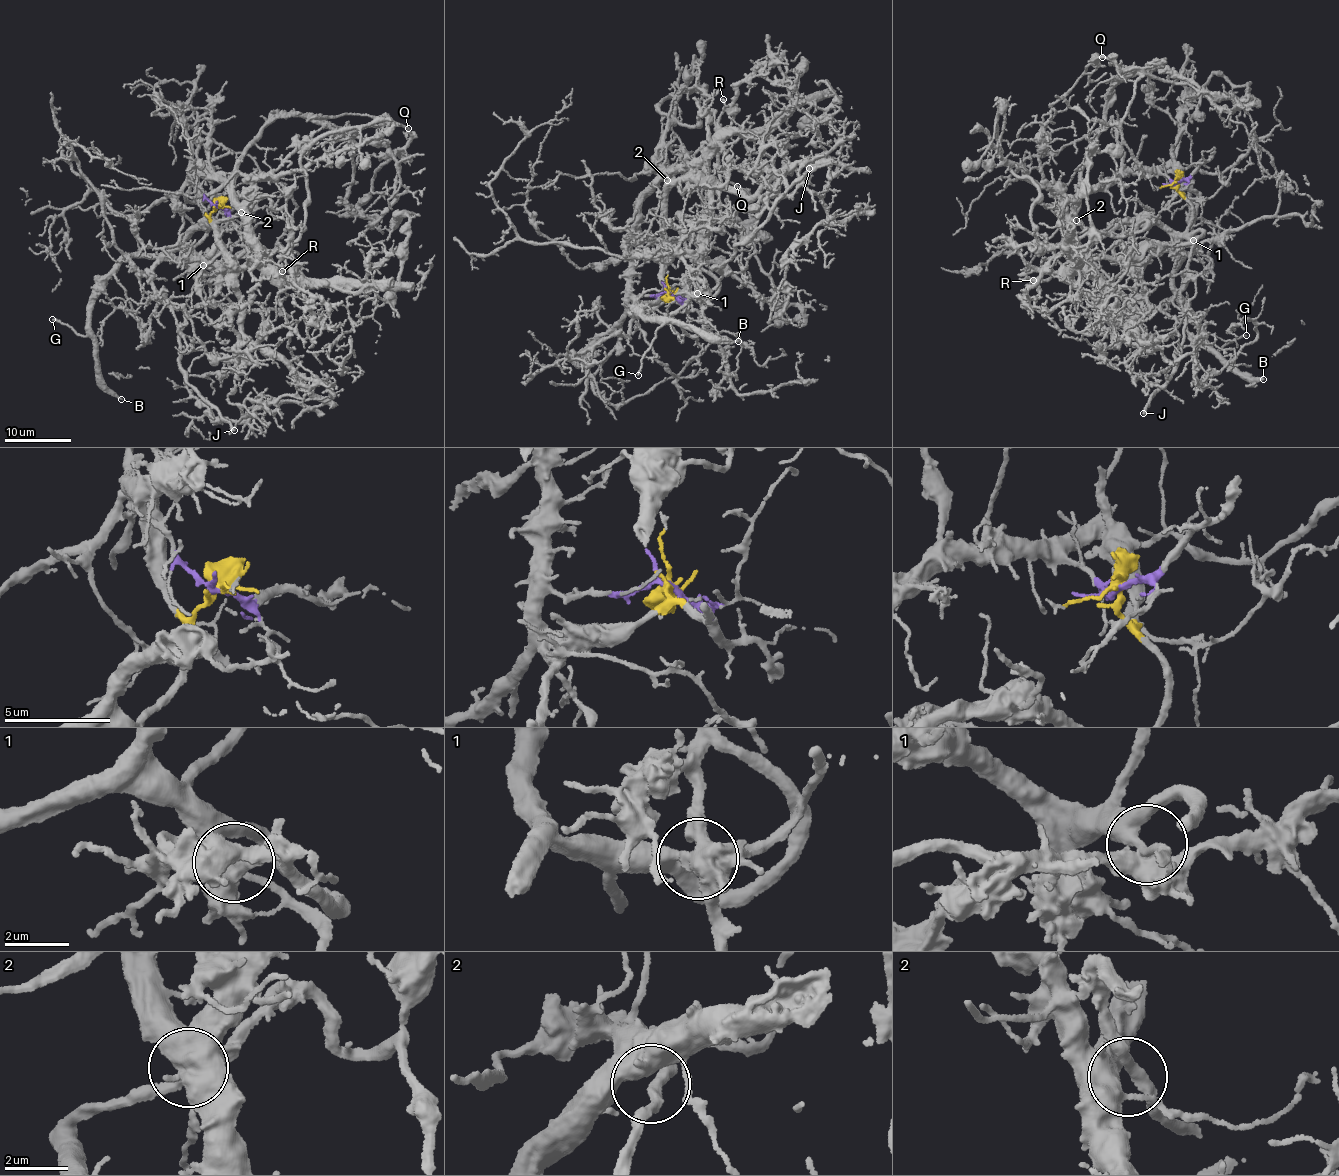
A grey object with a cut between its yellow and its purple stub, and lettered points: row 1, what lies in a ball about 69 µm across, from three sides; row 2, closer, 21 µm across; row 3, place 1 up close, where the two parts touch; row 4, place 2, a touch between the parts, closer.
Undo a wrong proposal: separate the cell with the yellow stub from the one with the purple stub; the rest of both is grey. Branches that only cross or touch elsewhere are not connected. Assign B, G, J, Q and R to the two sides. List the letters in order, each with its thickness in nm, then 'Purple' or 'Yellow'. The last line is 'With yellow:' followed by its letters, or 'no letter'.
B: Thickness 200 nm. Yellow
G: Thickness 180 nm. Yellow
J: Thickness 320 nm. Yellow
Q: Thickness 200 nm. Purple
R: Thickness 190 nm. Yellow
With yellow: B, G, J, R

